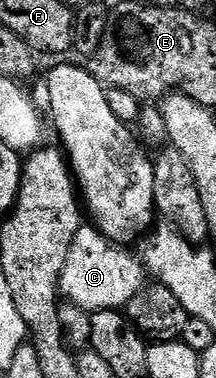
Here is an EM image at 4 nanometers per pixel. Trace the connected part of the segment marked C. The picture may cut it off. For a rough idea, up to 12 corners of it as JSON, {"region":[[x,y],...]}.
{"region":[[80,224],[59,280],[70,304],[122,310],[145,266]]}

